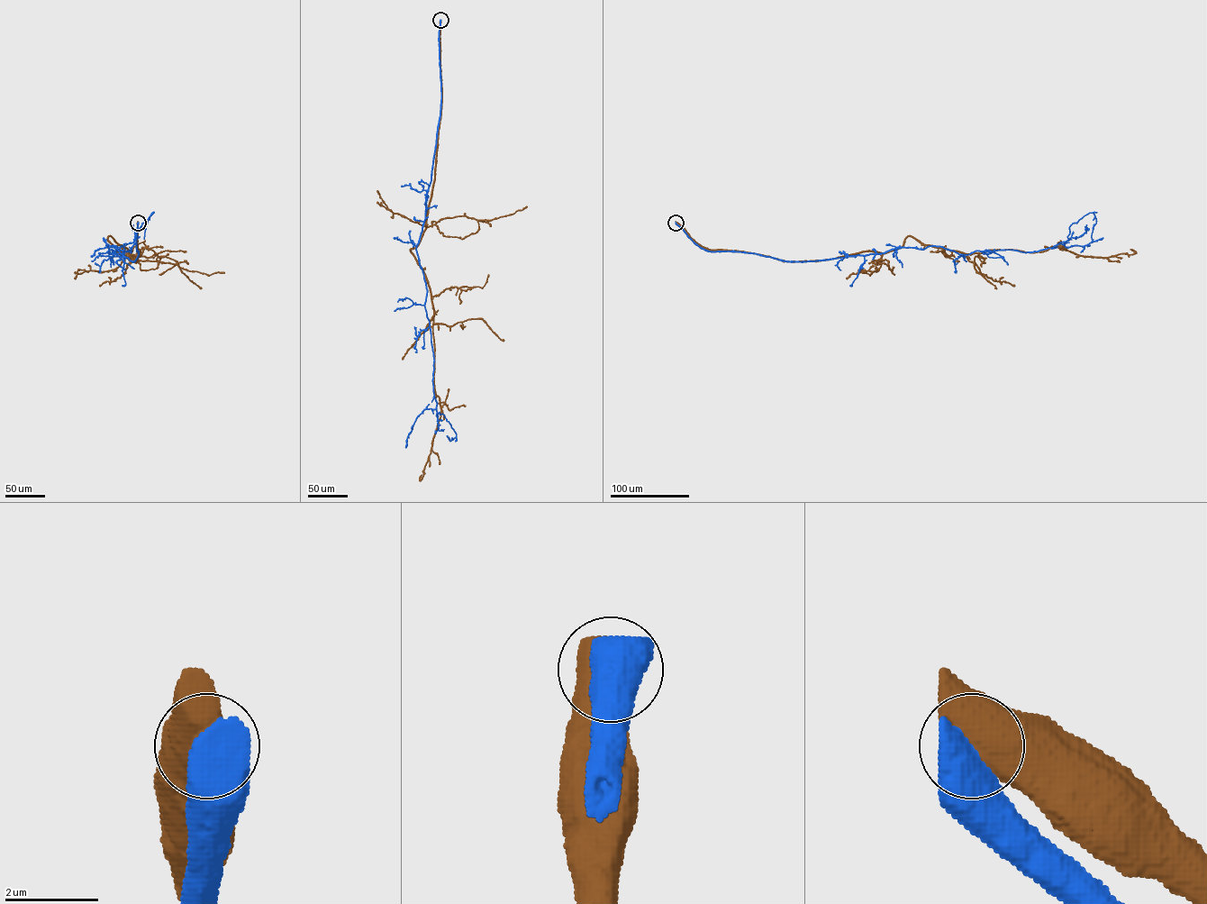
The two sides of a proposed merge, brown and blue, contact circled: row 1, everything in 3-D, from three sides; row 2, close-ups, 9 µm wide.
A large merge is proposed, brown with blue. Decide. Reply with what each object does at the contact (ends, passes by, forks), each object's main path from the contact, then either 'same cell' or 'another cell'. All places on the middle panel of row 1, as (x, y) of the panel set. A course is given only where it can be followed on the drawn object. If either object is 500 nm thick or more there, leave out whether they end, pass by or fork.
course brown (440, 20), (434, 178), (425, 230), (410, 249), (433, 309), (433, 386), (440, 409), (421, 475); course blue (440, 20), (440, 114), (416, 251), (427, 289), (436, 409), (456, 434), (449, 441), (447, 436); another cell

